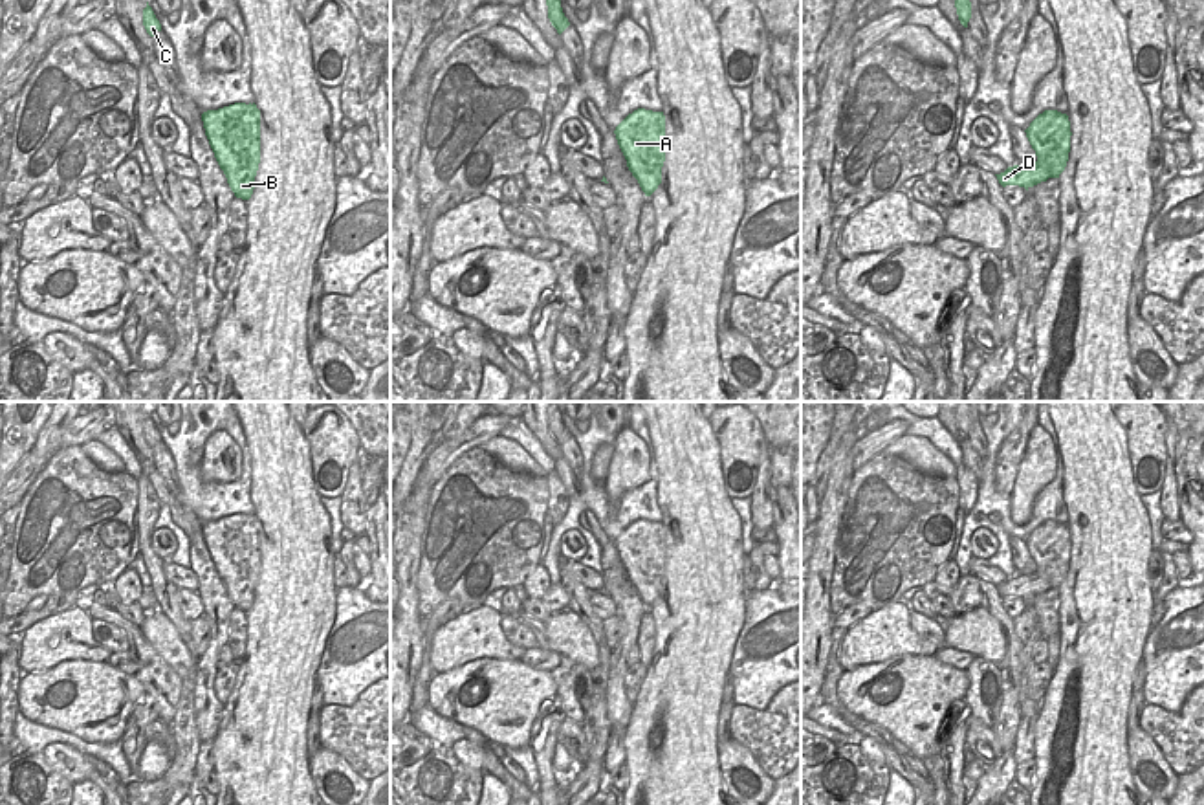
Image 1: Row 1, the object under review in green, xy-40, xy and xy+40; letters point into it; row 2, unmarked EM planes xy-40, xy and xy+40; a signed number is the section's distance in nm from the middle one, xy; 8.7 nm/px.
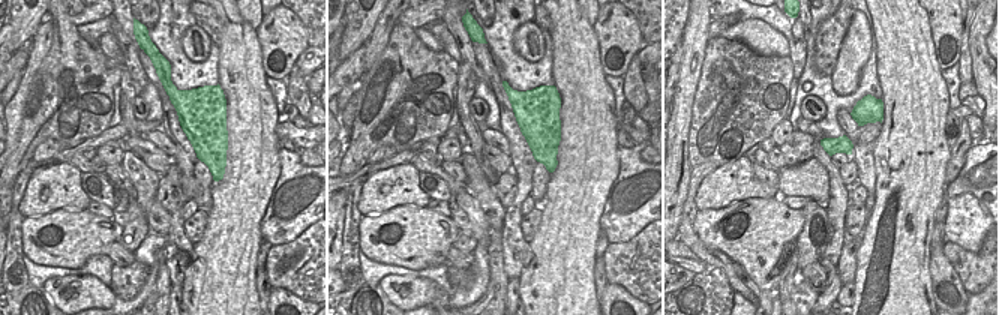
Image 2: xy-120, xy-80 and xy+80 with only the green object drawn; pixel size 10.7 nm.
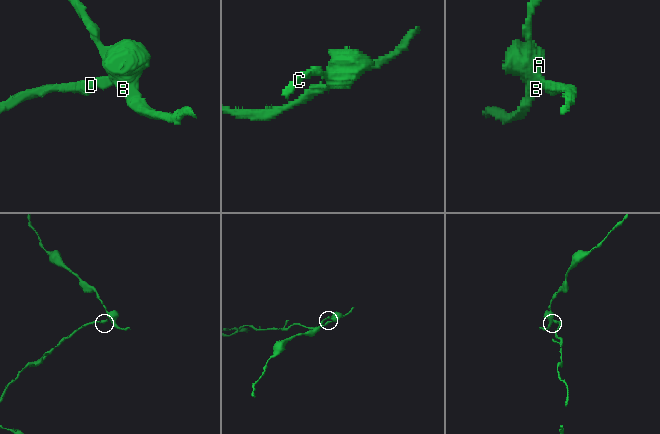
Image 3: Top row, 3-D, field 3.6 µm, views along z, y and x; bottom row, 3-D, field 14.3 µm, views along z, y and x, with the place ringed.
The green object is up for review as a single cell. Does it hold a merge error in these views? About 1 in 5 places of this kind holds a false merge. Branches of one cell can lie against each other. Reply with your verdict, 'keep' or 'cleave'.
cleave

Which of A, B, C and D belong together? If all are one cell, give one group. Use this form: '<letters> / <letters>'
A B C / D

